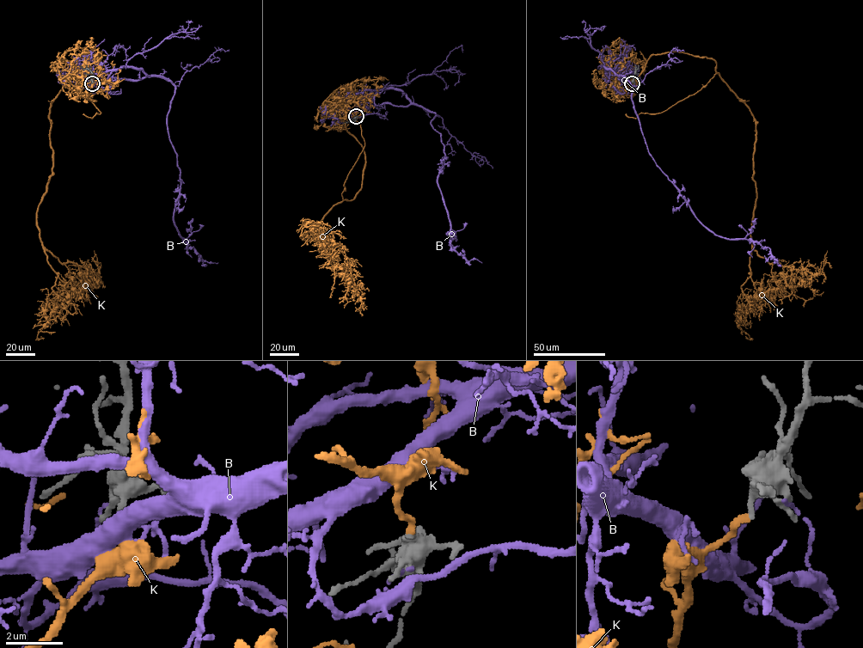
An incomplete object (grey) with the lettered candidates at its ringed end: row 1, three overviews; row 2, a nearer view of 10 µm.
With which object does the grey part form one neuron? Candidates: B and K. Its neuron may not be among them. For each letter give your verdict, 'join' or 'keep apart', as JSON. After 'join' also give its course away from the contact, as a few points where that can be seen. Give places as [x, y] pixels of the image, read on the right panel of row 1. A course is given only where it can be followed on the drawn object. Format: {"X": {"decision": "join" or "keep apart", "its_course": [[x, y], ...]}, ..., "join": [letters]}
{"B": {"decision": "keep apart"}, "K": {"decision": "join", "its_course": [[632, 82], [621, 94], [652, 55], [712, 58], [755, 125], [752, 247], [770, 263], [813, 274], [827, 250]]}, "join": ["K"]}

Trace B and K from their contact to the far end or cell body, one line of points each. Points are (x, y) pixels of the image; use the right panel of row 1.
B: (633, 82), (634, 88), (619, 78), (629, 82), (650, 155), (692, 212), (718, 235), (768, 247), (779, 262)
K: (632, 82), (621, 94), (652, 55), (712, 58), (755, 125), (752, 247), (770, 263), (813, 274), (827, 250)

